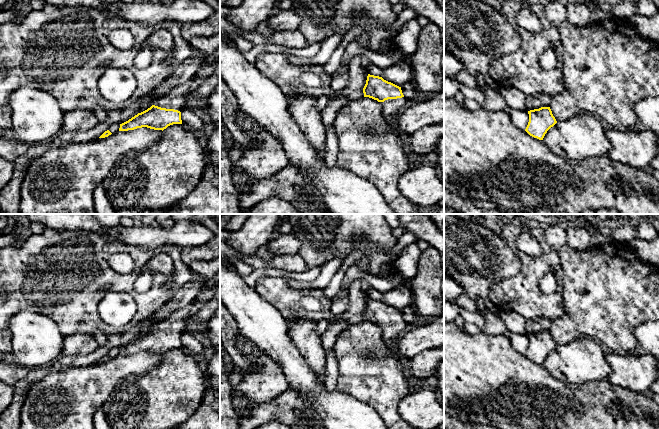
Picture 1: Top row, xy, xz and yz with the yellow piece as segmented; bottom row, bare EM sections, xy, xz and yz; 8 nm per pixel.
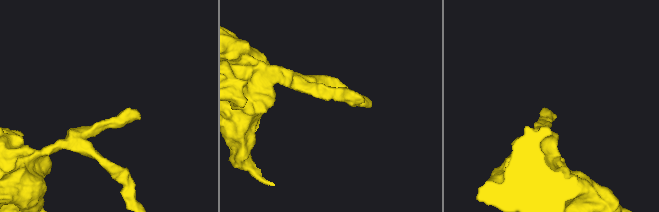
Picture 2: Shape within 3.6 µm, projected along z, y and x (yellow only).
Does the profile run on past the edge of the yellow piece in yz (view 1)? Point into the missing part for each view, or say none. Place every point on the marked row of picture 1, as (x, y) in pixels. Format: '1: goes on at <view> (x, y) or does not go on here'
1: does not go on here

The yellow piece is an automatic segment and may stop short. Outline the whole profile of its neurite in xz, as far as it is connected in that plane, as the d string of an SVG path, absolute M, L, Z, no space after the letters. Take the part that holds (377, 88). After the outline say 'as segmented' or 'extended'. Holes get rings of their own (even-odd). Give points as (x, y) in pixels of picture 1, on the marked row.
M368 74L363 93L364 97L382 103L383 115L390 121L410 104L404 97L401 87L379 76Z | extended

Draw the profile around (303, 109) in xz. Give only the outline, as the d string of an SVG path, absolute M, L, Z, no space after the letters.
M299 95L289 110L314 150L322 154L326 141L326 127L316 106L316 98Z

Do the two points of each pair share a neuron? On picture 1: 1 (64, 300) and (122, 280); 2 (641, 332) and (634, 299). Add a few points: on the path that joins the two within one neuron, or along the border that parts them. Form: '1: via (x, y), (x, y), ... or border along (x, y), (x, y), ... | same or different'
1: via (78, 286), (84, 280), (108, 280) | same
2: border along (648, 320), (640, 323), (634, 330), (637, 345) | different

